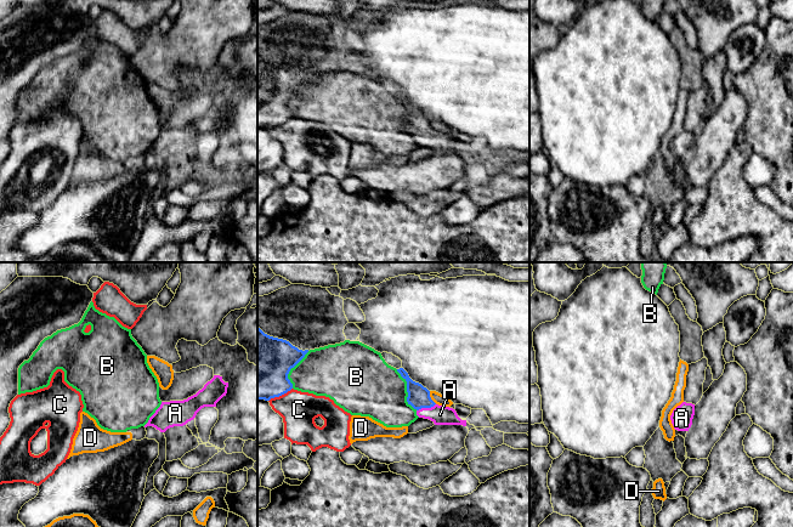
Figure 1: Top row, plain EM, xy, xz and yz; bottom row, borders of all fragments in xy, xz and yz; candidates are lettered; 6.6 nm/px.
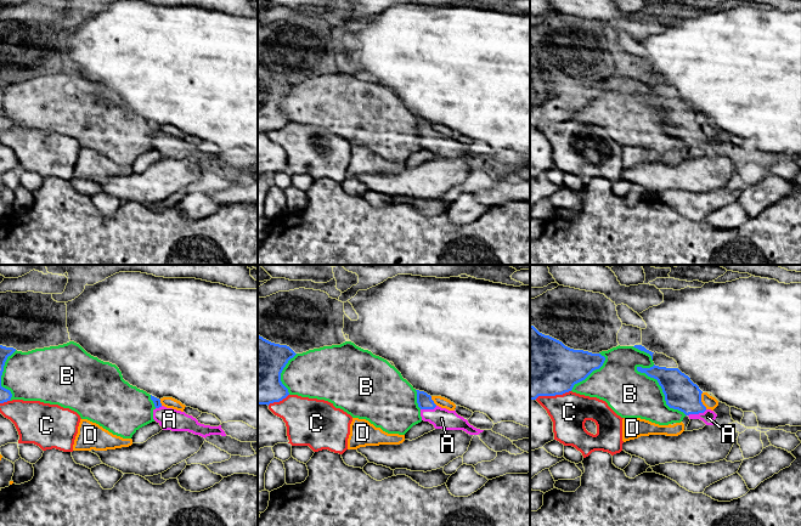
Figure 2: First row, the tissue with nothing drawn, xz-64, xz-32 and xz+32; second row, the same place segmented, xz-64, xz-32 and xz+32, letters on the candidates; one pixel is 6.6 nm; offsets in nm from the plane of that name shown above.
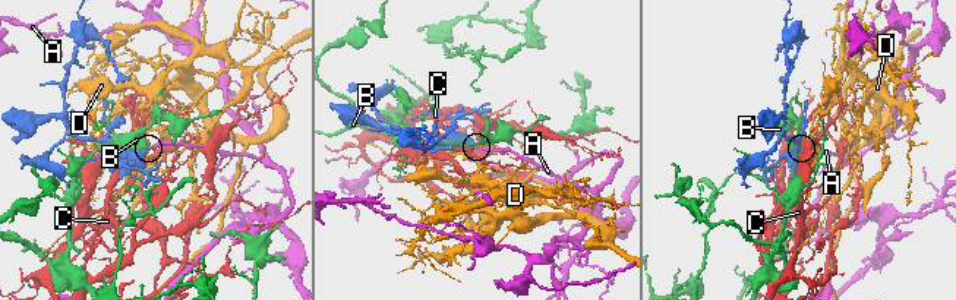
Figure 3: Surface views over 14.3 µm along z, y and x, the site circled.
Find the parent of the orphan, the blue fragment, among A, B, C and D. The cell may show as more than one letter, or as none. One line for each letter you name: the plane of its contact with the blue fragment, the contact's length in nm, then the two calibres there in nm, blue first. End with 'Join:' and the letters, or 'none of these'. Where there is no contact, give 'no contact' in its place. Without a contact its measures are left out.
A: xz | 140 nm | 140/130 nm
Join: A

